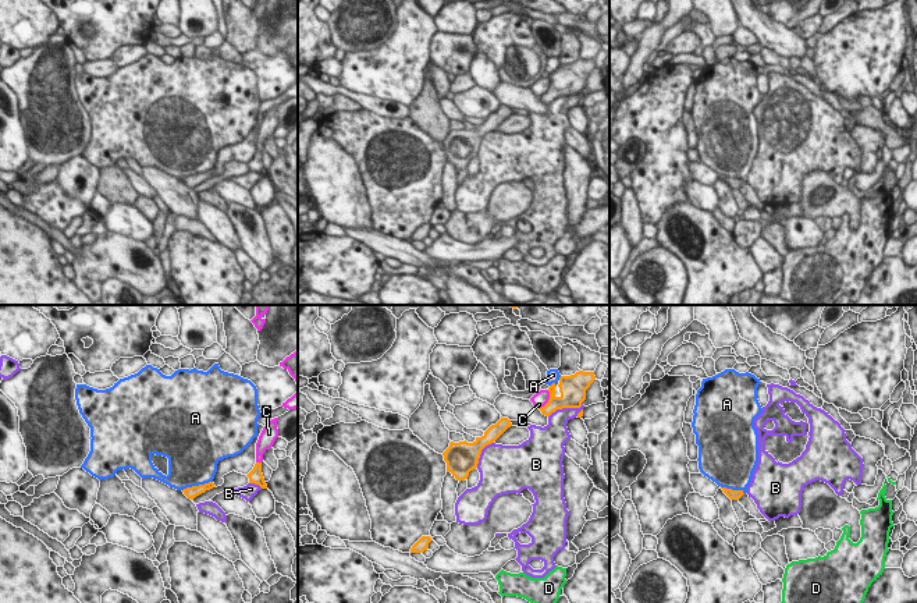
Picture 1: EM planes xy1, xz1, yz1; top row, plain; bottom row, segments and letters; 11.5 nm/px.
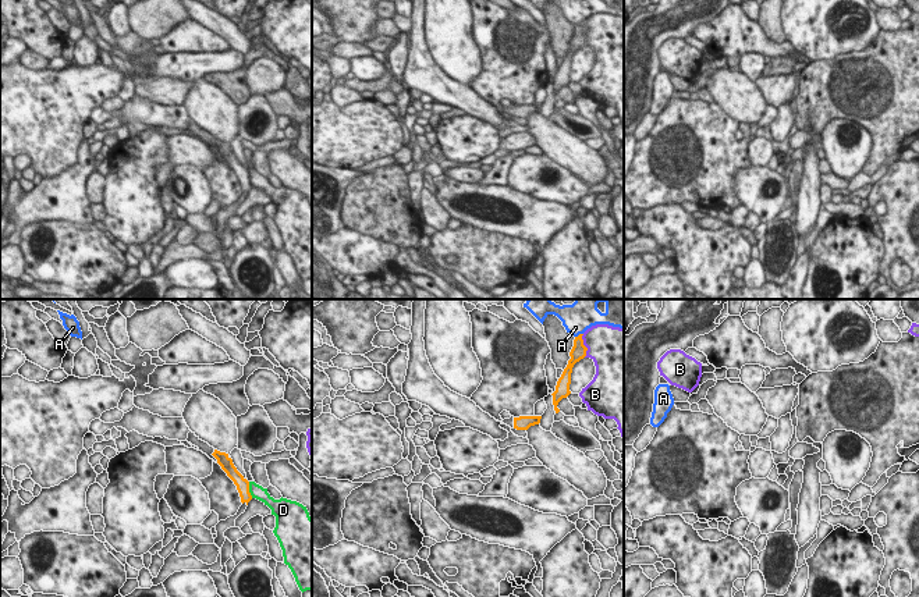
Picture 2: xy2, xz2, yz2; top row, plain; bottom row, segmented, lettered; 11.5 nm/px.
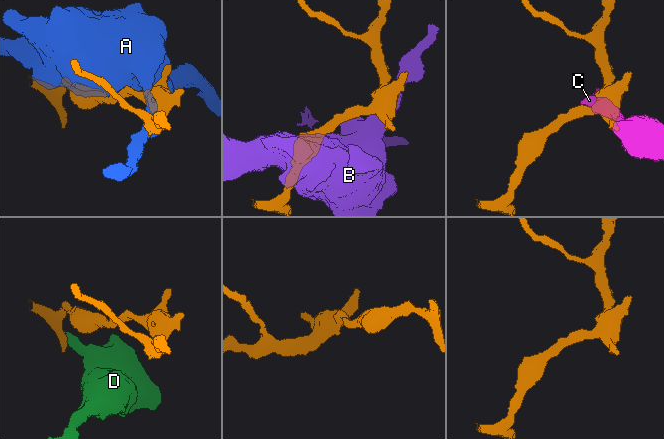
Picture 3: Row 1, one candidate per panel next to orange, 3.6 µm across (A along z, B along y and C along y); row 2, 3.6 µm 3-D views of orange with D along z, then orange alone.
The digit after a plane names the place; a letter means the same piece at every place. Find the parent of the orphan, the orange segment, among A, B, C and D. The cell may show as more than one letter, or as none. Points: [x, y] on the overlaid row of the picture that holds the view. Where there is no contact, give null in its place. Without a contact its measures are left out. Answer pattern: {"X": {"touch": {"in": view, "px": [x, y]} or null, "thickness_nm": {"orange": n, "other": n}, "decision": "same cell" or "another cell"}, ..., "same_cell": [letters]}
{"A": {"touch": {"in": "xy1", "px": [196, 486]}, "thickness_nm": {"orange": 130, "other": 480}, "decision": "another cell"}, "B": {"touch": {"in": "xz1", "px": [567, 407]}, "thickness_nm": {"orange": 300, "other": 220}, "decision": "another cell"}, "C": {"touch": {"in": "xz1", "px": [548, 400]}, "thickness_nm": {"orange": 220, "other": 180}, "decision": "another cell"}, "D": {"touch": {"in": "xy2", "px": [248, 490]}, "thickness_nm": {"orange": 160, "other": 160}, "decision": "another cell"}, "same_cell": []}

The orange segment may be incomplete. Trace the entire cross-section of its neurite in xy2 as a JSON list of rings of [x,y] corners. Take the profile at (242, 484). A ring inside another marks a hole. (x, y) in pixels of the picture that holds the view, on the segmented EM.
[[[214,449],[212,455],[217,459],[217,463],[237,486],[241,502],[248,505],[248,502],[252,500],[249,493],[249,481],[237,470],[228,454]]]

